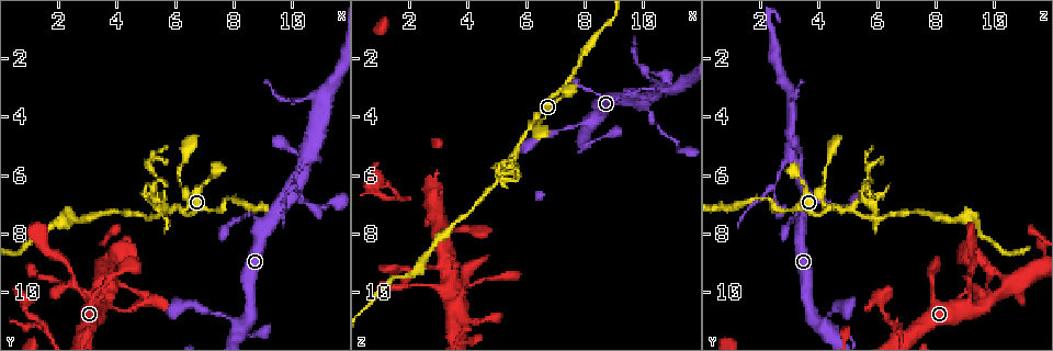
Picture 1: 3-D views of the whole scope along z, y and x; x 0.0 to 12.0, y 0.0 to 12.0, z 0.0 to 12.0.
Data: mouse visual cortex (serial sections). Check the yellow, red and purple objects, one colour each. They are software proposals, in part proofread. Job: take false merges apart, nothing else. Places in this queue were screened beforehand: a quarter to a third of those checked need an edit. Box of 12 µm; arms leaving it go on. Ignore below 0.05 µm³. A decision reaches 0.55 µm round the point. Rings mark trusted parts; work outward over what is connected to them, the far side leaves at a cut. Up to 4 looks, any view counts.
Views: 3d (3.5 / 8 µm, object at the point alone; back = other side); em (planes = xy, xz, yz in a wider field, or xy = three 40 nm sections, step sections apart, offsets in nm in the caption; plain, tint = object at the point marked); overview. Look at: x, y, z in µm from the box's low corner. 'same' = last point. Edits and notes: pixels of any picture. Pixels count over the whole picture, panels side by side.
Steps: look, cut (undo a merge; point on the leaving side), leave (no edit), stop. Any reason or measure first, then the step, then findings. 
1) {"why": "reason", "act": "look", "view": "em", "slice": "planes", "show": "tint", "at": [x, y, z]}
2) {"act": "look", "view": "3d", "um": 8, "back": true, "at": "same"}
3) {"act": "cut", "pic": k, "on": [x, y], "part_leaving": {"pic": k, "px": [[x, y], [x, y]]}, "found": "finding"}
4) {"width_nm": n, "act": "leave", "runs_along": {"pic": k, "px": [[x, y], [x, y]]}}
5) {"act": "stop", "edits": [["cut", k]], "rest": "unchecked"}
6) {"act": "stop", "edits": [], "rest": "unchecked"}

{"why": "arms part here", "act": "look", "view": "3d", "um": 3.5, "at": [2.6, 9.7, 9.1]}

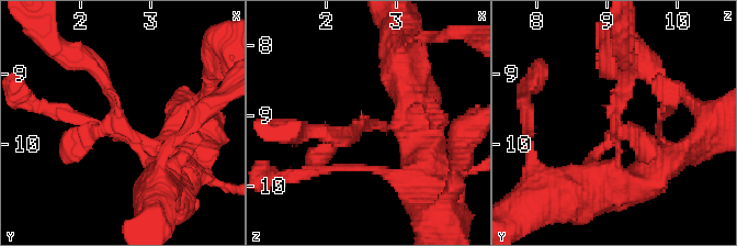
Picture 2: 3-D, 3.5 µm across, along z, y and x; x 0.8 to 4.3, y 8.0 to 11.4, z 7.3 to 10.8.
{"act": "leave", "found": "one cell here"}

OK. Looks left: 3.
{"why": "branch point", "act": "look", "view": "3d", "um": 3.5, "back": true, "at": [9.0, 7.9, 3.3]}

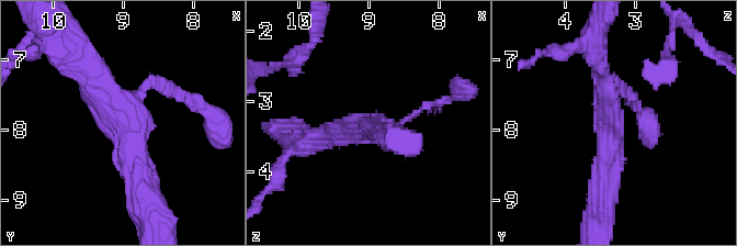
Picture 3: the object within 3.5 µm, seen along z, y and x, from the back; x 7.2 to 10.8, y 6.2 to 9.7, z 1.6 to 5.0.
{"act": "look", "view": "em", "slice": "xy", "step": 5, "show": "tint", "at": [8.95, 7.85, 3.40]}

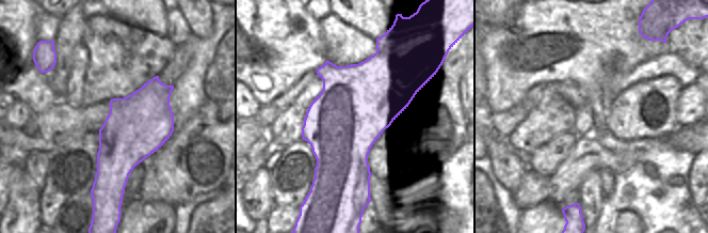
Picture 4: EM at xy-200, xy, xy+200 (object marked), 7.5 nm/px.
{"arms": 3, "act": "leave", "runs_along": {"pic": 3, "px": [[143, 190], [129, 122], [79, 62]]}, "found": "one cell here"}

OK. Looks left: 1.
{"act": "stop", "edits": [], "rest": "unchecked"}

